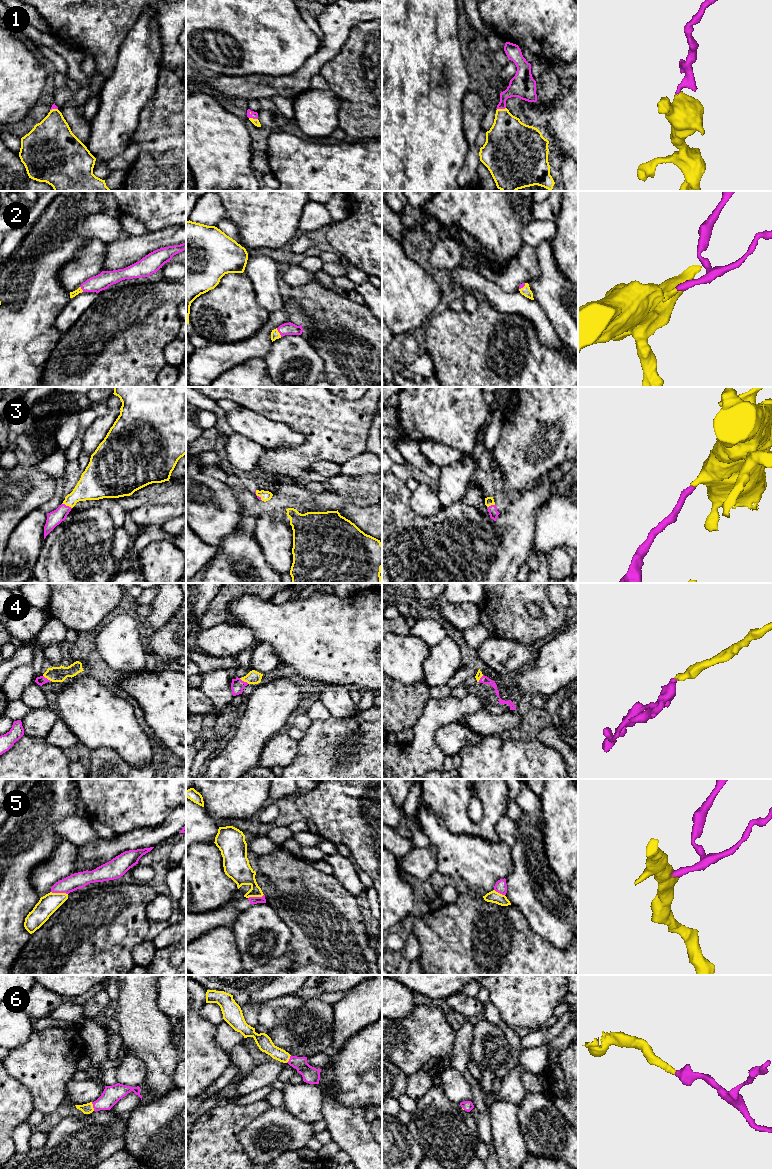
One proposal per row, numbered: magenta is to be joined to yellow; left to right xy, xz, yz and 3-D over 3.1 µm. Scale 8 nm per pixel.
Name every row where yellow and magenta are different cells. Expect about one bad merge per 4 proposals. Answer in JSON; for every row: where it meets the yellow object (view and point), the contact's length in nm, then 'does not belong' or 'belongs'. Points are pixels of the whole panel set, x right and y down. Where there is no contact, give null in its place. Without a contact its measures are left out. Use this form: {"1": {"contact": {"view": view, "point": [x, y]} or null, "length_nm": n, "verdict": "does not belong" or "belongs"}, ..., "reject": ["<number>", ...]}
{"1": {"contact": {"view": "xz", "point": [252, 118]}, "length_nm": 70, "verdict": "belongs"}, "2": {"contact": {"view": "xz", "point": [278, 332]}, "length_nm": 80, "verdict": "belongs"}, "3": {"contact": {"view": "xy", "point": [67, 505]}, "length_nm": 90, "verdict": "belongs"}, "4": {"contact": {"view": "xz", "point": [244, 681]}, "length_nm": 90, "verdict": "belongs"}, "5": {"contact": {"view": "xy", "point": [59, 893]}, "length_nm": 140, "verdict": "does not belong"}, "6": {"contact": {"view": "xy", "point": [92, 1106]}, "length_nm": 80, "verdict": "belongs"}, "reject": ["5"]}

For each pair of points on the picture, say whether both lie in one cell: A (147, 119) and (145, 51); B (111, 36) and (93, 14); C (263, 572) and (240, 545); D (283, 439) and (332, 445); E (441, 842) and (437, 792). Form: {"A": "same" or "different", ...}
{"A": "different", "B": "same", "C": "same", "D": "different", "E": "different"}

